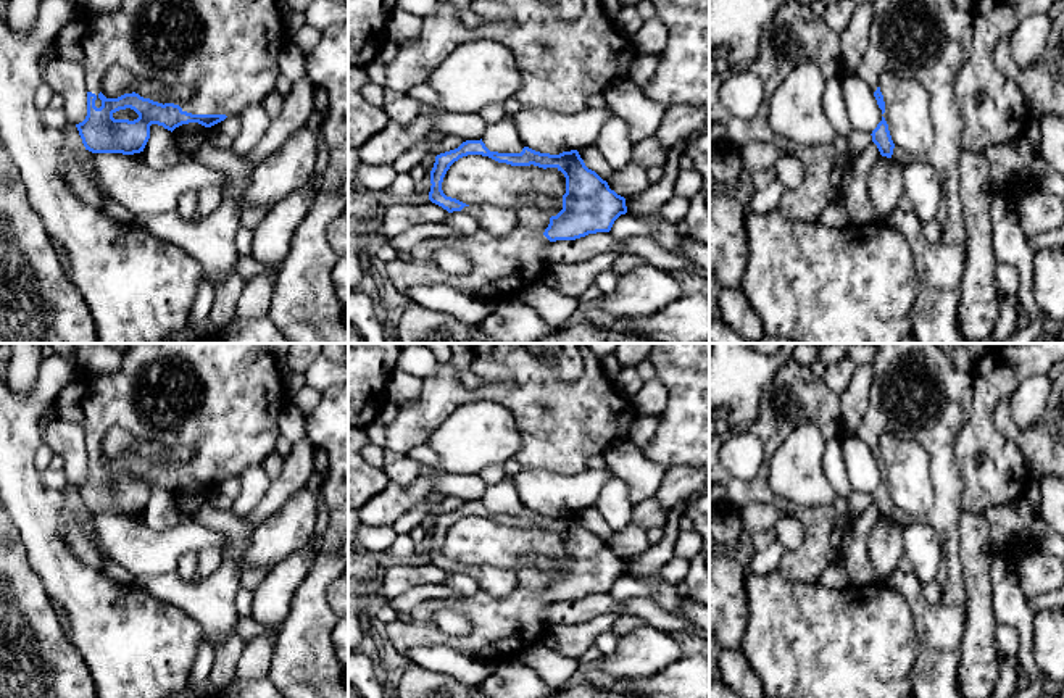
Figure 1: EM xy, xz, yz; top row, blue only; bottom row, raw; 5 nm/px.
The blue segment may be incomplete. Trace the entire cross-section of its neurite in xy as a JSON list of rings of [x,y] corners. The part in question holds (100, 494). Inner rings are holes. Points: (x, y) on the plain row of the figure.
[[[127,343],[118,372],[87,374],[77,369],[53,400],[48,418],[71,421],[84,432],[87,477],[76,488],[85,511],[134,516],[143,513],[152,485],[171,493],[189,484],[211,488],[260,466],[276,451],[281,434],[272,414],[279,416],[285,401],[281,359],[266,343]],[[113,427],[168,450],[193,450],[195,455],[182,466],[163,466],[135,453],[106,459],[103,440]],[[126,469],[139,479],[113,479]]]

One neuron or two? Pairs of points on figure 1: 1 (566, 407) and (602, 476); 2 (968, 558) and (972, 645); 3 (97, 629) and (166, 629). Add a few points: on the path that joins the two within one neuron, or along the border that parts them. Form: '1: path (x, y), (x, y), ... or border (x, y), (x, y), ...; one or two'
1: border (589, 468), (571, 474), (552, 473); two
2: path (980, 579), (980, 624); one
3: path (115, 629), (149, 629); one

